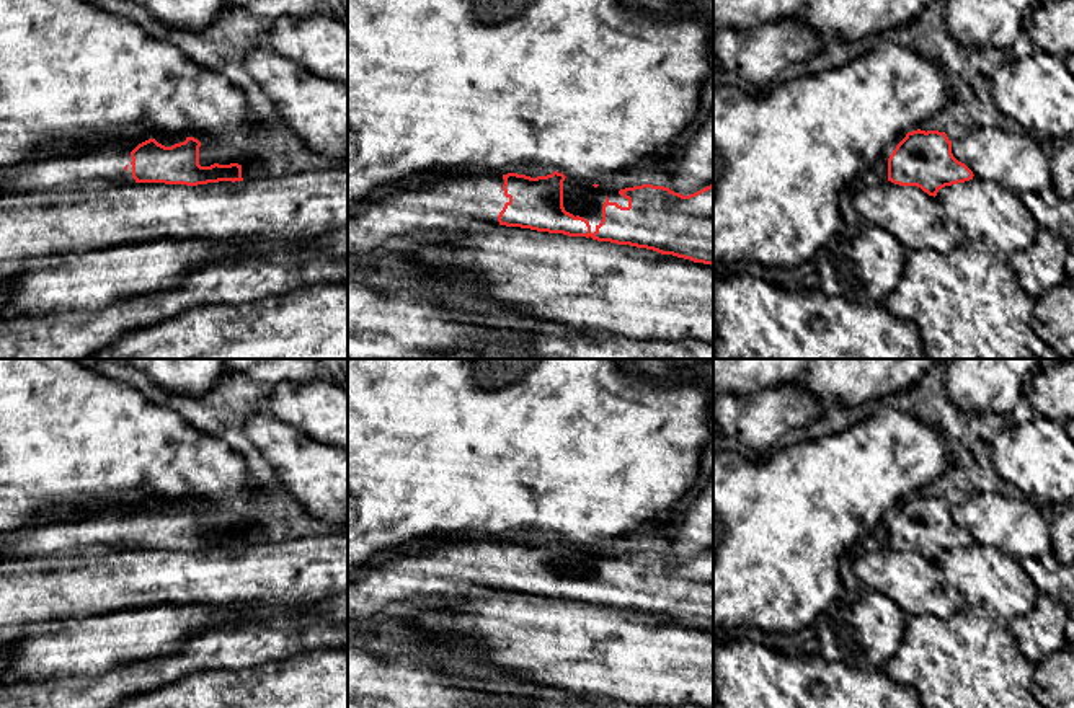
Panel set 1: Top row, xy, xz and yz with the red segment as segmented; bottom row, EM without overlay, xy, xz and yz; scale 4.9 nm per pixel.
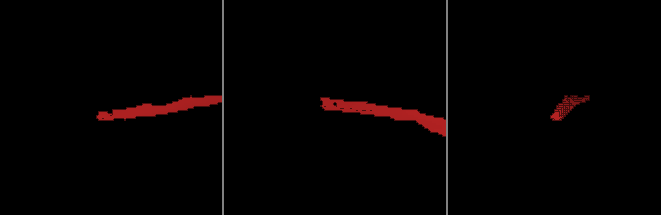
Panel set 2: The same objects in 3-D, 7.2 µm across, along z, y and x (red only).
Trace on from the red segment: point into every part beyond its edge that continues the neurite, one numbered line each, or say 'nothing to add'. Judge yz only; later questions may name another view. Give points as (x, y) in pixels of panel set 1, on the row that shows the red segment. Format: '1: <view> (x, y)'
1: yz (888, 150)

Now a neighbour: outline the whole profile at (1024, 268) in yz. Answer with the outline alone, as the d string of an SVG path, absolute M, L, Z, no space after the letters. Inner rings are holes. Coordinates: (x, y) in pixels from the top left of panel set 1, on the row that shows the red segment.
M1038 228L1030 246L1014 253L1009 263L1025 292L1038 300L1048 289L1064 284L1064 261L1069 254L1063 237Z

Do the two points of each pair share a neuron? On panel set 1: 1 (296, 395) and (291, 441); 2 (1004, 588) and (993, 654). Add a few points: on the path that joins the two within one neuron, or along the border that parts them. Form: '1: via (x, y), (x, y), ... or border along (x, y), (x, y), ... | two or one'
1: border along (263, 408), (325, 444) | two
2: border along (965, 602), (1007, 623) | two

